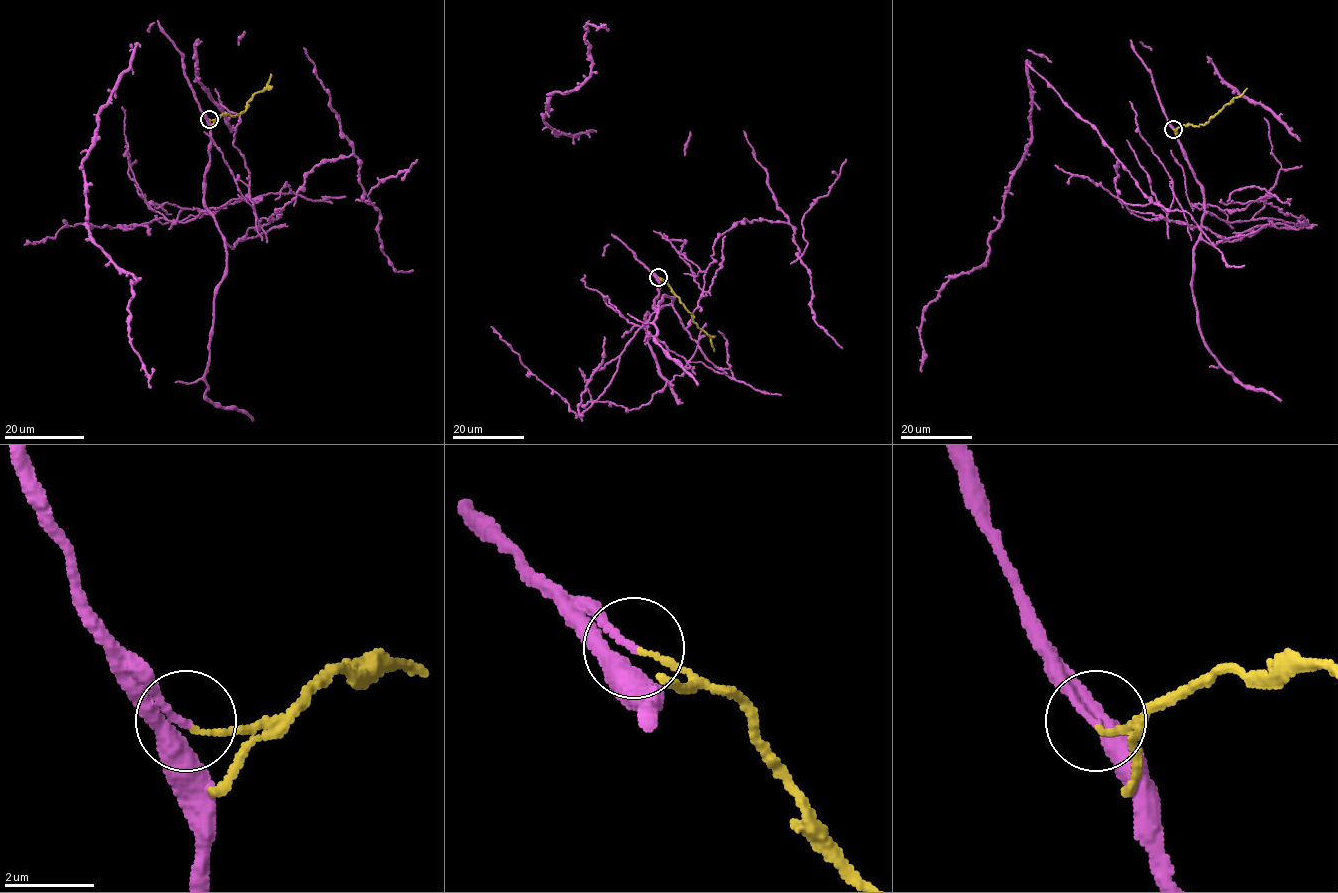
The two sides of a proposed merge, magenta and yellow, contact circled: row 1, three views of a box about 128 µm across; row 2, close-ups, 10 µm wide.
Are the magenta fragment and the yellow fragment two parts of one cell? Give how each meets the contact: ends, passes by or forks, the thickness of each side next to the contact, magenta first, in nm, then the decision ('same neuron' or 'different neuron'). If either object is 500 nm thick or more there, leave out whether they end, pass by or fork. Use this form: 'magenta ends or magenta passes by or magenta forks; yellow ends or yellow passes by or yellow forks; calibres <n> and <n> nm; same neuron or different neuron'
magenta passes by; yellow ends; calibres 130 and 120 nm; different neuron

